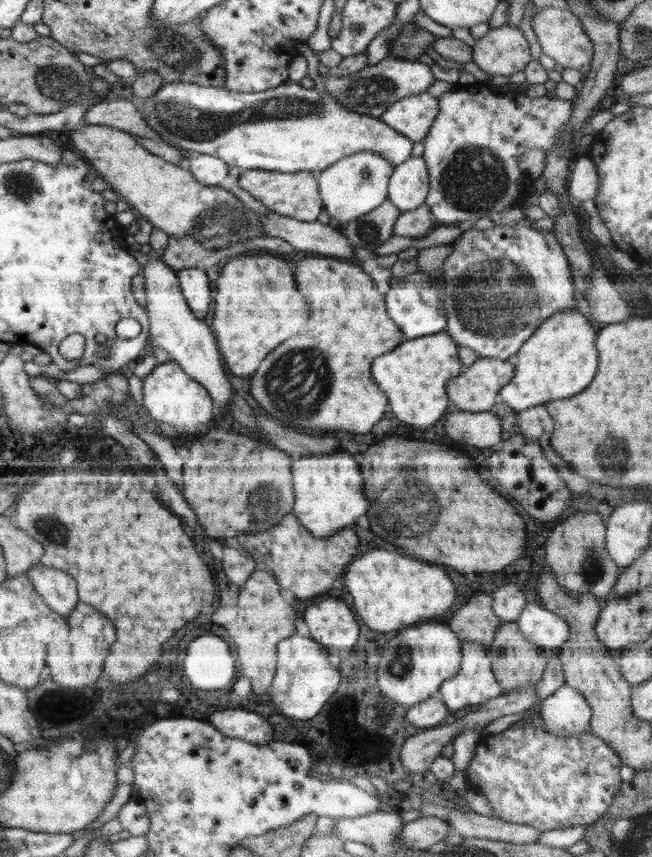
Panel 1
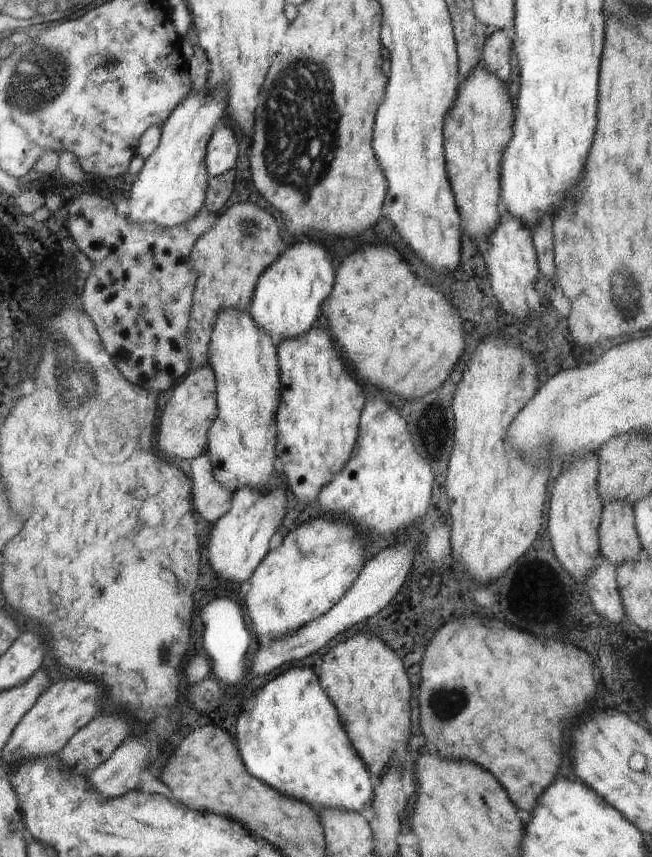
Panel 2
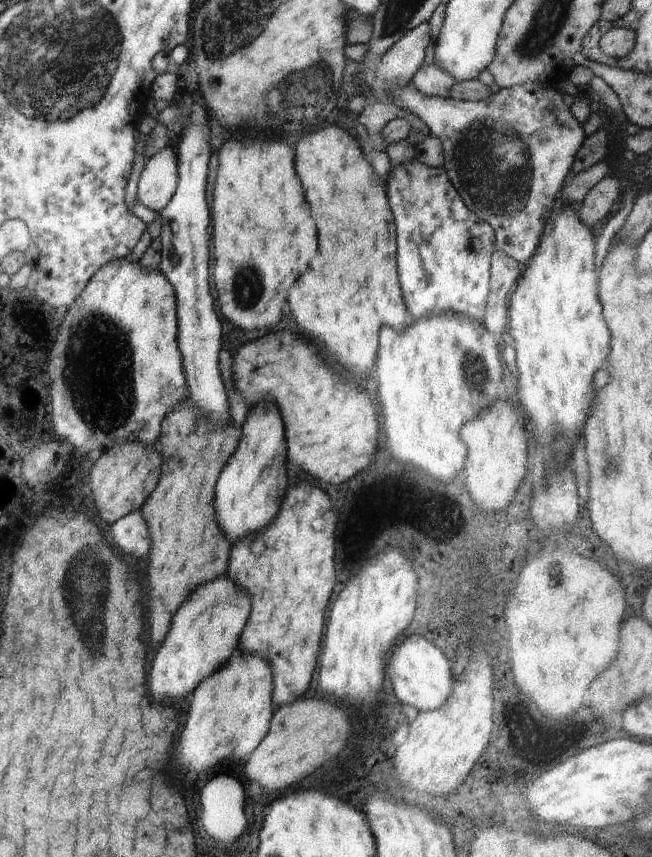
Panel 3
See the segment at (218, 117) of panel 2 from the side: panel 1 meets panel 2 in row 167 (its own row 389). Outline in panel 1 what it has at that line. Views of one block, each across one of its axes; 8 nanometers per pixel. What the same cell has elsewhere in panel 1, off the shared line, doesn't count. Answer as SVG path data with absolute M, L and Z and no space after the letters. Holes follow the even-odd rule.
M174 360L157 364L143 379L142 389L145 414L165 427L172 426L177 434L194 435L194 430L200 424L206 424L212 418L214 405L209 392L197 380L194 380L194 377L186 374Z

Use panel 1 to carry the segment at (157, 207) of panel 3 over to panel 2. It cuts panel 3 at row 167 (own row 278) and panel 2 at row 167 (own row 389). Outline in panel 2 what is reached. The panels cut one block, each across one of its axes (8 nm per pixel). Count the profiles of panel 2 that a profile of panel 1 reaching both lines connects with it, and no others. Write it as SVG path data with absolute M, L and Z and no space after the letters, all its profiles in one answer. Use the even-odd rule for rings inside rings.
M224 122L212 133L206 146L206 172L209 177L232 170L238 158L238 140Z

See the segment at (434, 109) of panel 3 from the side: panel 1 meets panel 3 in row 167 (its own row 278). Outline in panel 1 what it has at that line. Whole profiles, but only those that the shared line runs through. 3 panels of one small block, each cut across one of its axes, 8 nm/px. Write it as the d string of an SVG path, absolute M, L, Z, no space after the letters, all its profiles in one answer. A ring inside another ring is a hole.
M526 218L525 220L516 222L516 224L508 224L508 226L494 226L494 228L486 228L484 230L464 231L452 245L454 245L454 252L446 258L443 265L443 282L445 283L445 286L443 286L443 303L447 320L445 331L449 333L459 346L471 348L481 358L514 359L515 354L520 350L522 344L545 322L544 320L548 320L556 312L576 309L575 290L566 253L562 250L560 243L558 243L552 231L533 228L532 224L530 224L530 219Z

